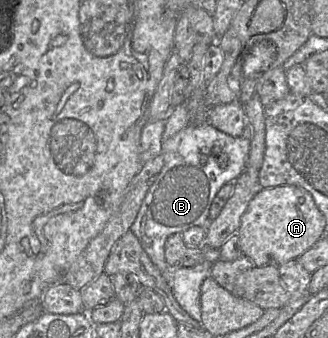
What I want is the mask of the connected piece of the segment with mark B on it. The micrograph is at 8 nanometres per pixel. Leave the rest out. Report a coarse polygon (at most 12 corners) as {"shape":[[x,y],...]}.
{"shape":[[171,109],[130,231],[172,288],[166,239],[208,228],[250,140]]}

